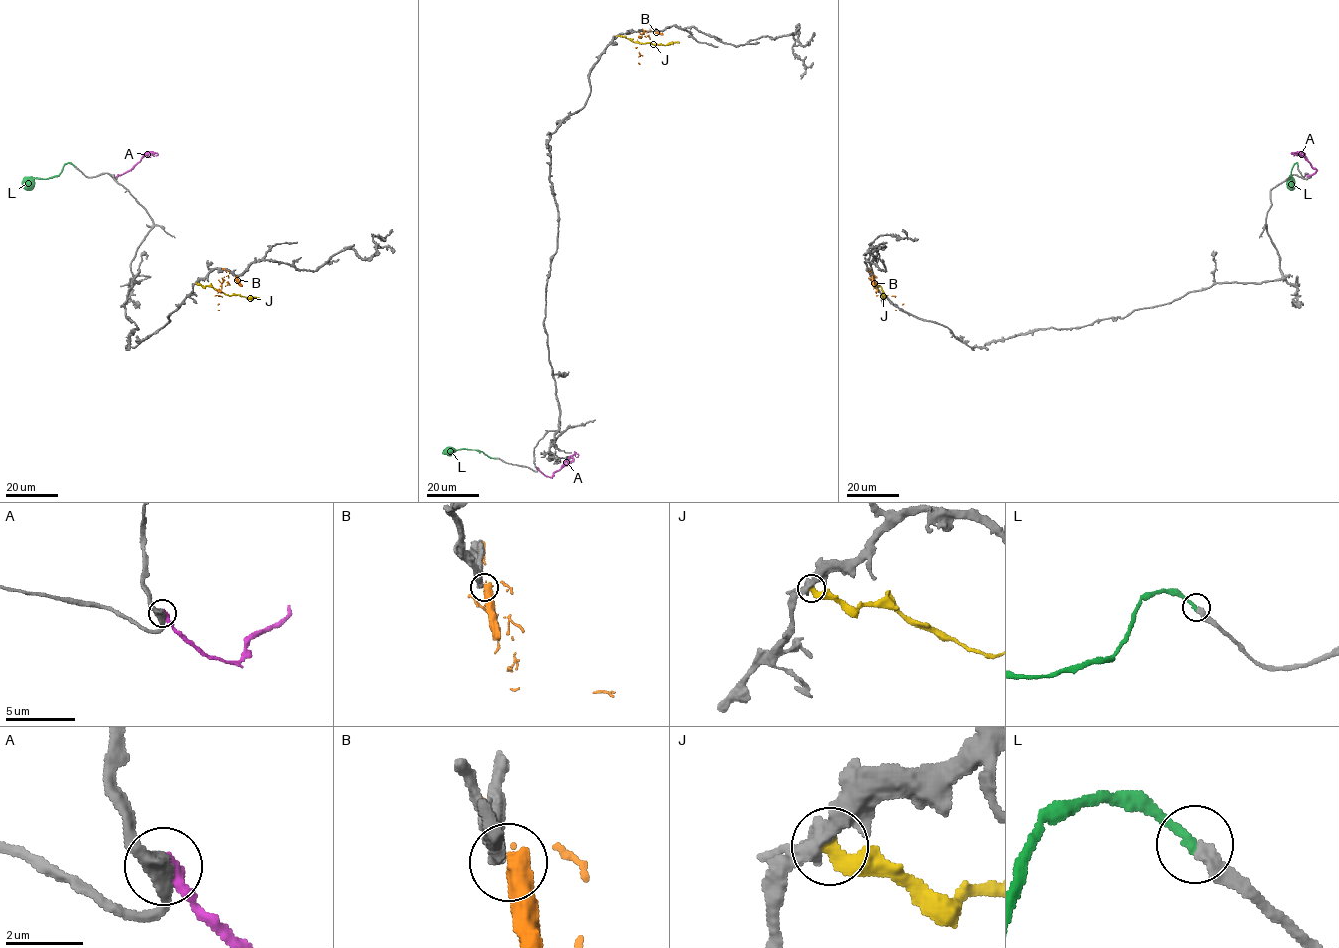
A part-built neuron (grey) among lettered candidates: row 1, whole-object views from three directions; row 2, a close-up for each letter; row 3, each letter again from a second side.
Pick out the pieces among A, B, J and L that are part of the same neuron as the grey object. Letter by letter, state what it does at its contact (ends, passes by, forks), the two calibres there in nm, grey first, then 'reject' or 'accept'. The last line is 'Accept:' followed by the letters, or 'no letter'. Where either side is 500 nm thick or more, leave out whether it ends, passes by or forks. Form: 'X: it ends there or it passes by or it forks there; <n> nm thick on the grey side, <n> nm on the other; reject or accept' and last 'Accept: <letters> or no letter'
A: it ends there; 380 nm thick on the grey side, 440 nm on the other; reject
B: 360 nm thick on the grey side, 600 nm on the other; reject
J: it ends there; 440 nm thick on the grey side, 360 nm on the other; reject
L: it ends there; 320 nm thick on the grey side, 240 nm on the other; accept
Accept: L

